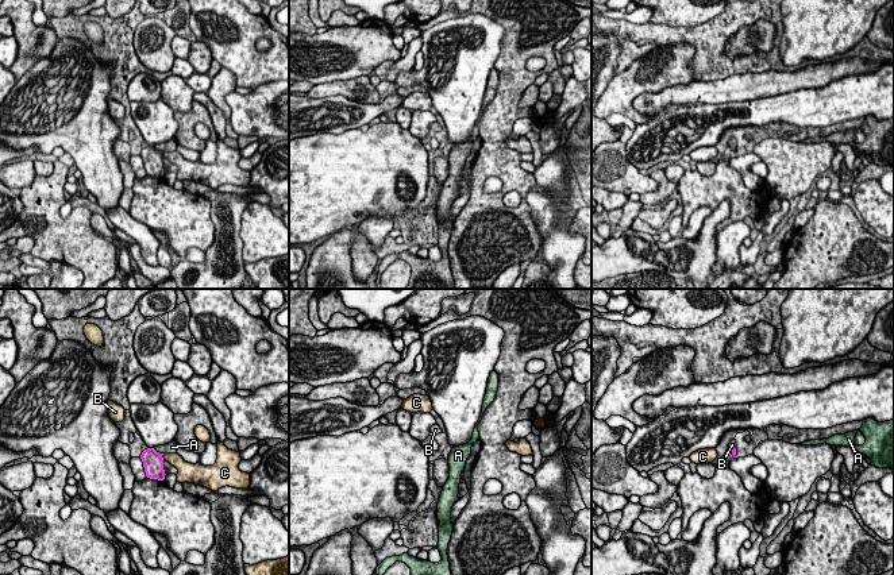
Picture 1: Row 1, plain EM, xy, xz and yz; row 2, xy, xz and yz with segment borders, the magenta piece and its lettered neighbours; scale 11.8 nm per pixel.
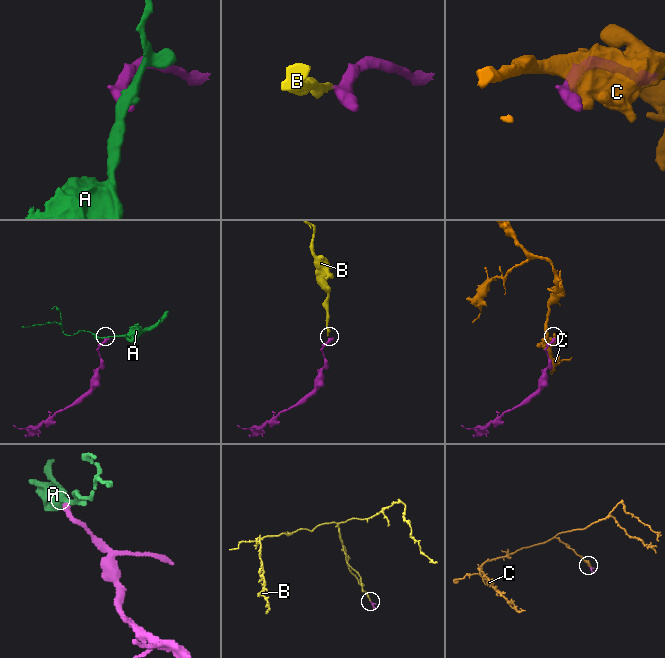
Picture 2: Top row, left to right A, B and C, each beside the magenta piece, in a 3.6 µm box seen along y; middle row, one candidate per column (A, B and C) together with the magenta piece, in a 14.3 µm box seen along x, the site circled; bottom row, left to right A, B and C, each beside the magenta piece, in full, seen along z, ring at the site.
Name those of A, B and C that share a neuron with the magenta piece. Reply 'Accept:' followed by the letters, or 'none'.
Accept: B

